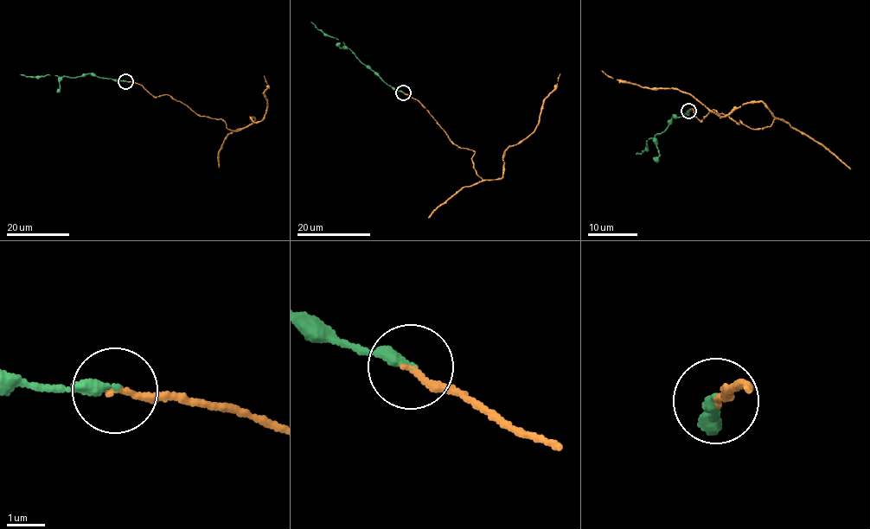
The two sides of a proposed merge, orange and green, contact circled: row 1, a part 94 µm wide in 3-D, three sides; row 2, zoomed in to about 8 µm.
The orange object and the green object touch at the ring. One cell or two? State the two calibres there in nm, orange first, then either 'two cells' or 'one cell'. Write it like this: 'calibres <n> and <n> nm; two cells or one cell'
calibres 170 and 280 nm; one cell

